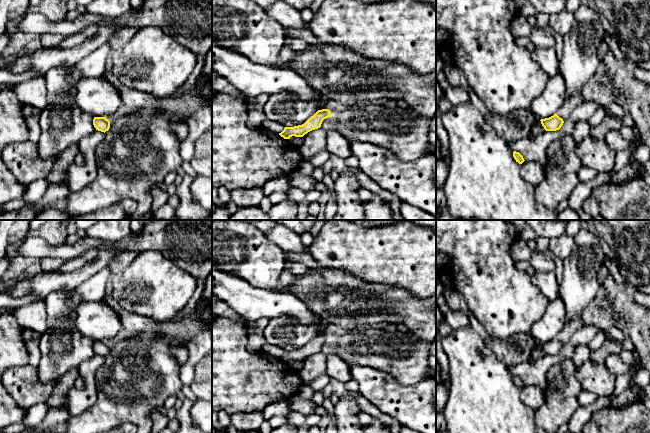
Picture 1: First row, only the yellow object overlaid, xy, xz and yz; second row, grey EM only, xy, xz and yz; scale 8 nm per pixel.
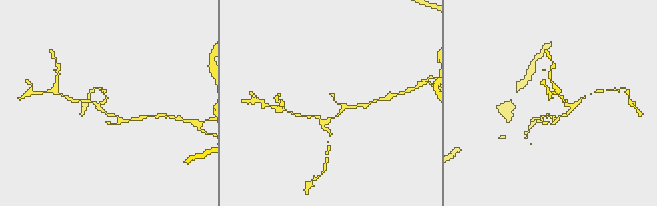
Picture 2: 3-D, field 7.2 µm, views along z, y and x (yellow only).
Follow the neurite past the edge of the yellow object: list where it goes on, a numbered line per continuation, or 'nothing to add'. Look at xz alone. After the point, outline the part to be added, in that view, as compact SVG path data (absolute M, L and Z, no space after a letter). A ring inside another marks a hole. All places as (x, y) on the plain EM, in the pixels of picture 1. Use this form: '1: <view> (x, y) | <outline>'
nothing to add

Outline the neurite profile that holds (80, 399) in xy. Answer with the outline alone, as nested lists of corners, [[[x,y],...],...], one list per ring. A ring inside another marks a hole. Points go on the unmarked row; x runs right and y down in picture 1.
[[[96,354],[93,358],[78,366],[77,370],[79,377],[84,380],[84,387],[72,388],[69,391],[69,403],[66,408],[70,417],[79,415],[96,402],[98,394],[96,372],[104,362],[105,357]]]

